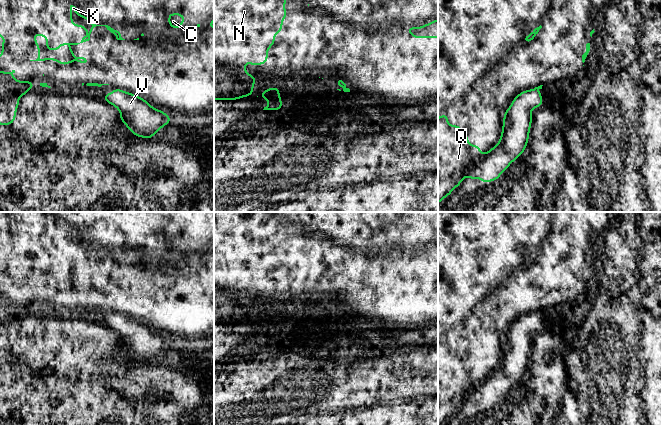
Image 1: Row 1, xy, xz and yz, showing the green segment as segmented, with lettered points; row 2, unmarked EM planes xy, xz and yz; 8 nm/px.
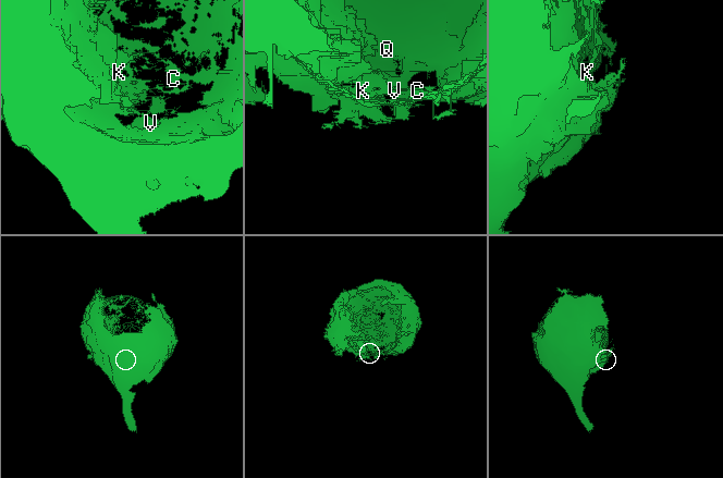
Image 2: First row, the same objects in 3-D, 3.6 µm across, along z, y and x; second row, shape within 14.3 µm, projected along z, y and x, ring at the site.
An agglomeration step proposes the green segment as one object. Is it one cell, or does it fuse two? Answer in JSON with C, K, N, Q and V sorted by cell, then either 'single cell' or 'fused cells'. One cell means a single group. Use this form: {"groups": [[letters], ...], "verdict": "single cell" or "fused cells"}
{"groups": [["C", "K", "N", "Q"], ["V"]], "verdict": "fused cells"}

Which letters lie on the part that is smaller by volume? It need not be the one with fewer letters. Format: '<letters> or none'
V

